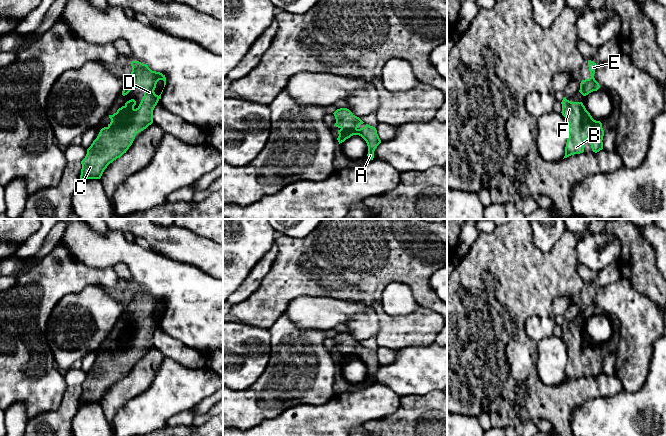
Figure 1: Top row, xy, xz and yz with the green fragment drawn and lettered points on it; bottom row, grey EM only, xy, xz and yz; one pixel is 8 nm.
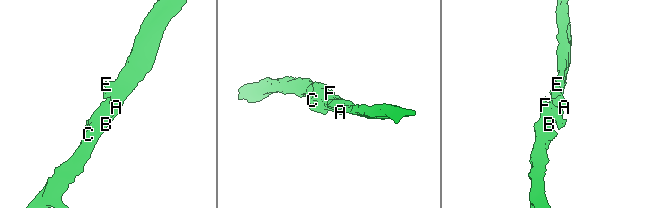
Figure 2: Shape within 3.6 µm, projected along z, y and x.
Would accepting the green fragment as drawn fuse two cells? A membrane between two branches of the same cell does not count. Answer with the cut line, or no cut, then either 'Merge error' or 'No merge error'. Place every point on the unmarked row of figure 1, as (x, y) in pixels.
No split. No merge error

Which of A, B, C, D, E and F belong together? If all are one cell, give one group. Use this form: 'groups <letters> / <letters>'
groups A B C D E F

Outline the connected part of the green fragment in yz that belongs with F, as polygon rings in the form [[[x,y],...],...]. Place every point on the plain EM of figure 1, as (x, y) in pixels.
[[[564,321],[561,328],[561,337],[568,347],[564,382],[583,377],[586,364],[590,366],[593,376],[597,377],[602,374],[604,360],[602,347],[592,342],[582,326],[571,326]]]

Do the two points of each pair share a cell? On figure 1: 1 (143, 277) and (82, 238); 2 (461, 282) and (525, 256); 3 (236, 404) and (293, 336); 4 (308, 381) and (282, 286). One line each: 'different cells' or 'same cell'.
1: same cell
2: same cell
3: same cell
4: different cells

